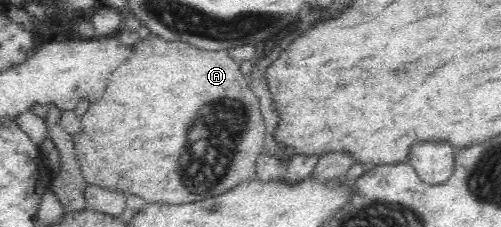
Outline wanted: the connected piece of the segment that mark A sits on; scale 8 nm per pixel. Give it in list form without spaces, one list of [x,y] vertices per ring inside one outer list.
[[[151,32],[146,38],[136,43],[134,54],[126,62],[122,62],[108,79],[109,84],[102,94],[102,98],[91,104],[84,116],[80,116],[82,130],[78,134],[72,135],[78,163],[80,163],[80,171],[86,179],[86,184],[116,190],[126,196],[135,194],[143,198],[146,204],[150,202],[186,204],[186,202],[202,200],[202,198],[212,198],[212,194],[224,194],[224,190],[232,190],[232,186],[238,186],[240,182],[256,177],[256,160],[258,160],[260,152],[264,150],[266,126],[264,126],[264,118],[260,112],[258,96],[248,88],[246,78],[240,72],[240,66],[228,56],[226,50],[208,52],[208,50],[198,48],[188,42],[164,40]]]

